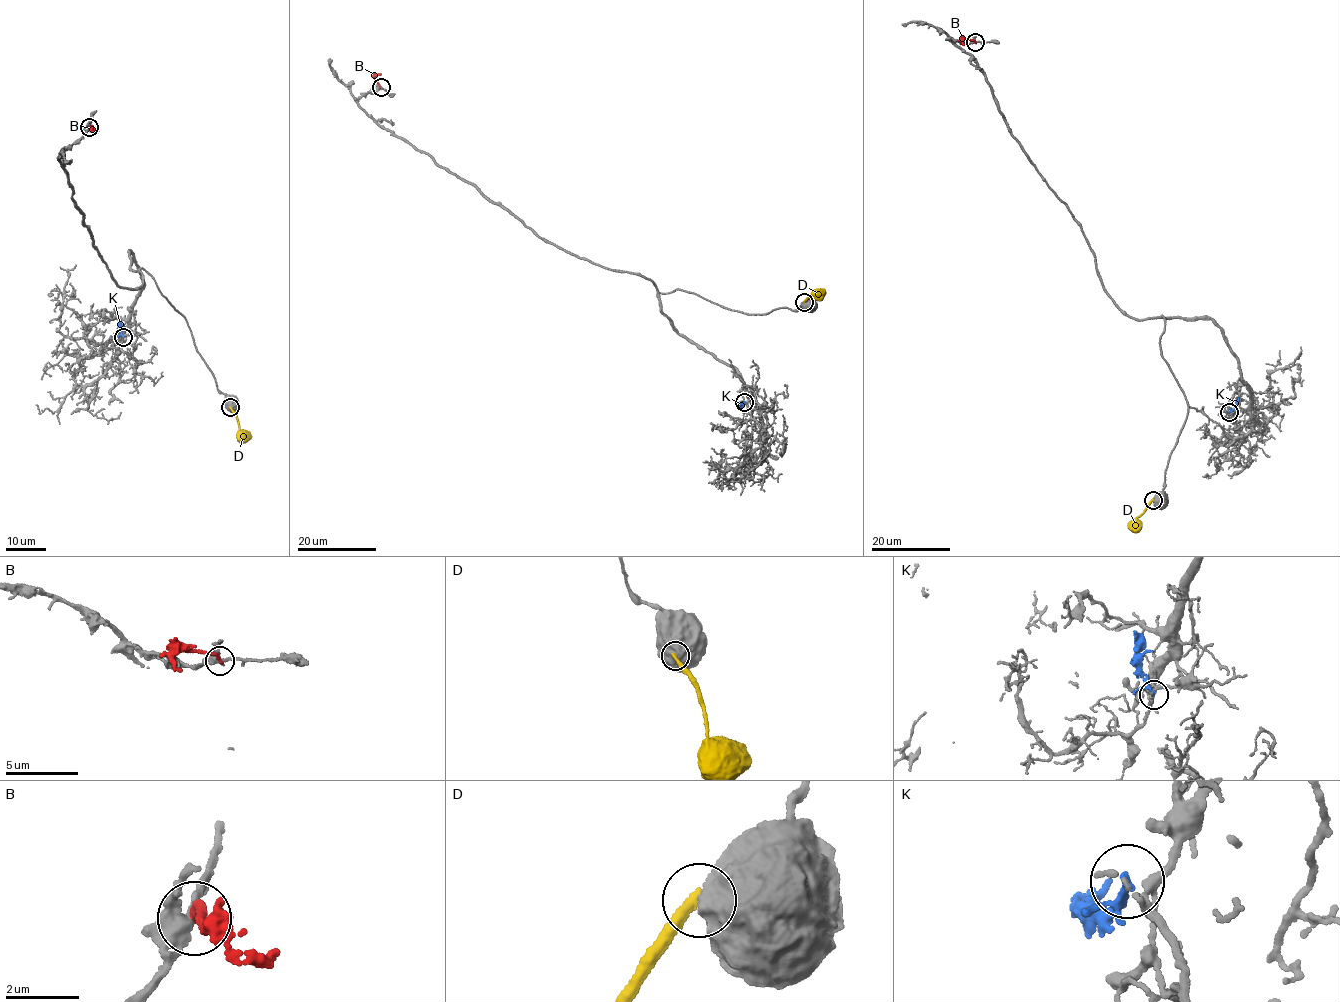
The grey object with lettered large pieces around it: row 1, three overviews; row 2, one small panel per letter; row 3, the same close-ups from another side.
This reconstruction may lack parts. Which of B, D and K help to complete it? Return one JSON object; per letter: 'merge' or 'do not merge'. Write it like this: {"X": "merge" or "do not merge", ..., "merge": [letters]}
{"B": "do not merge", "D": "do not merge", "K": "do not merge", "merge": []}

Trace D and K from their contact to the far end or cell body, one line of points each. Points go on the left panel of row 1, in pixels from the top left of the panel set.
D: (230, 408), (240, 427), (240, 439), (246, 441)
K: (123, 337), (118, 319)

